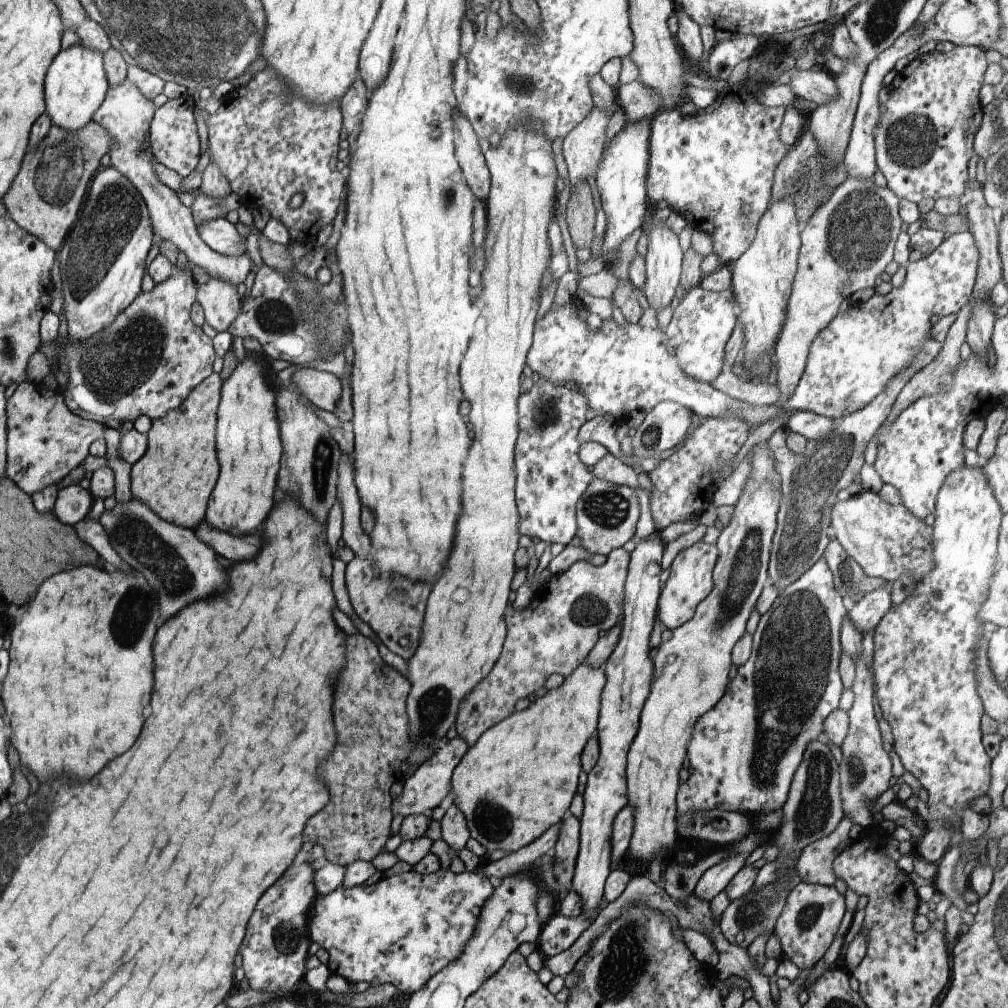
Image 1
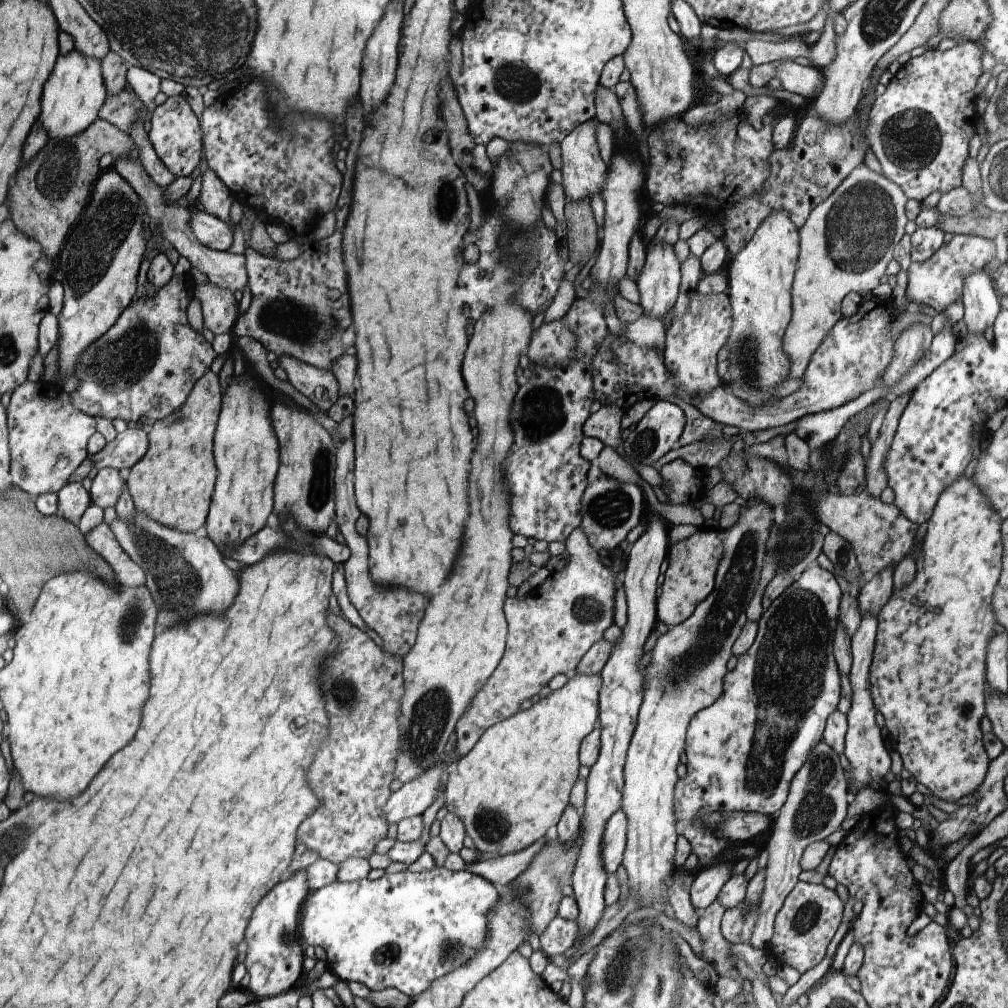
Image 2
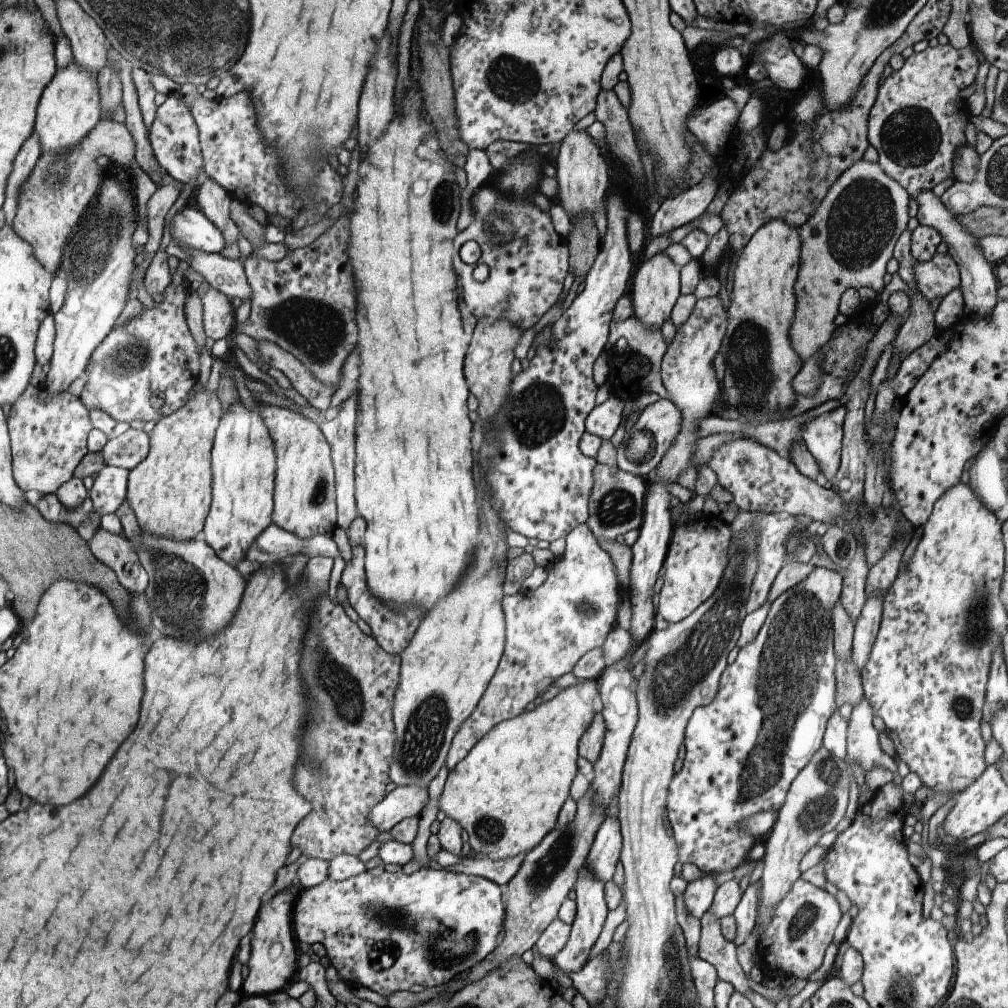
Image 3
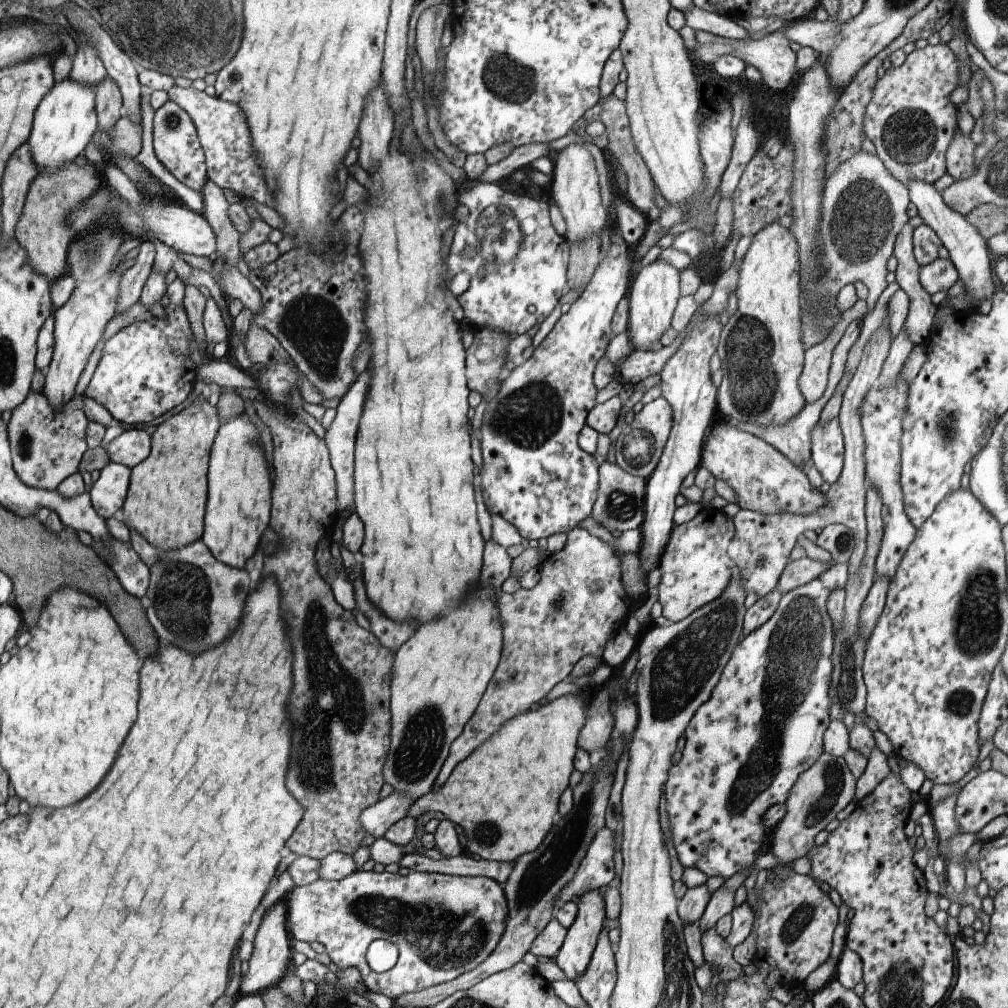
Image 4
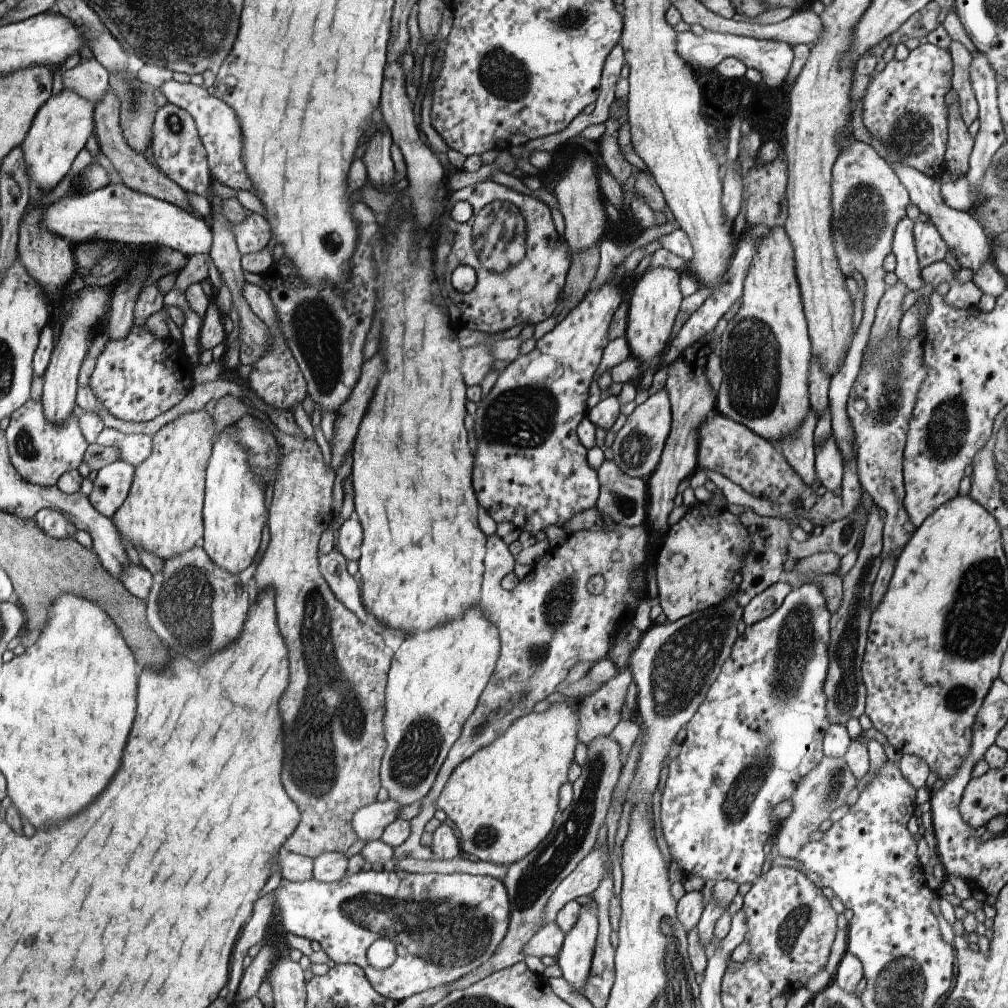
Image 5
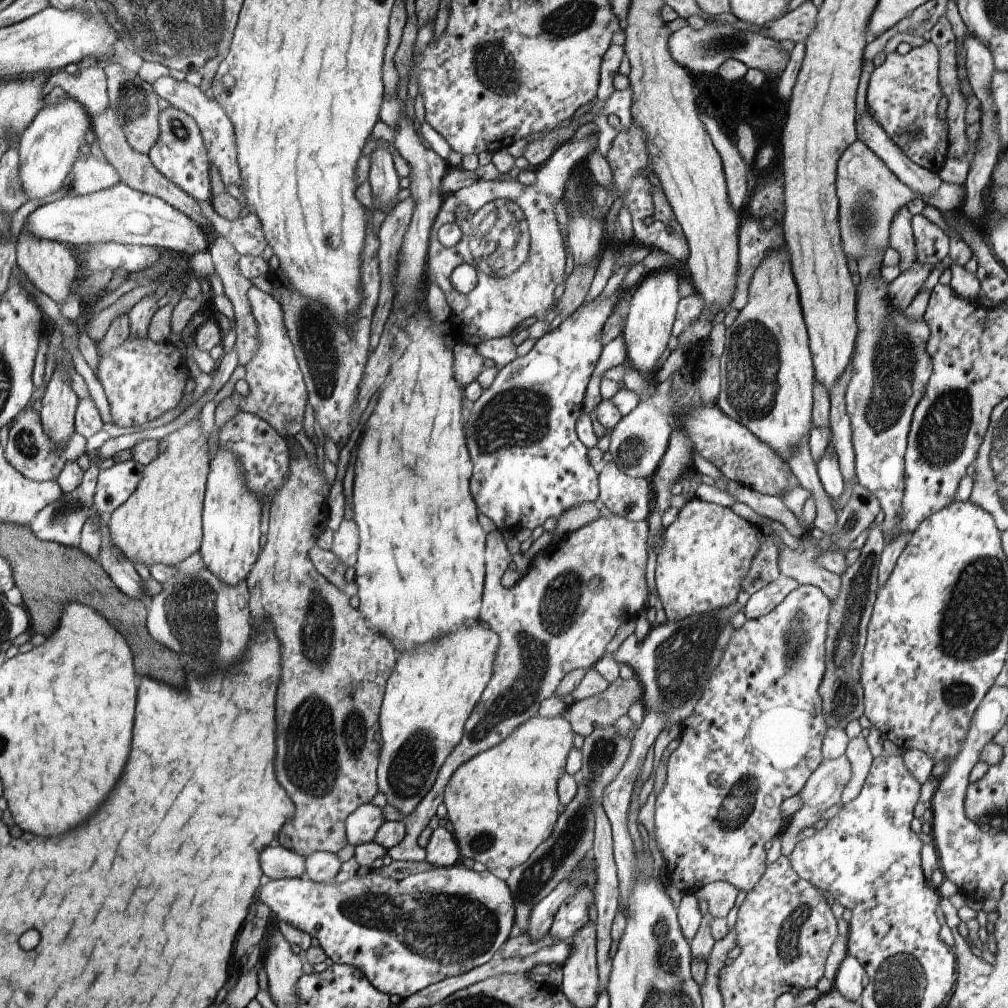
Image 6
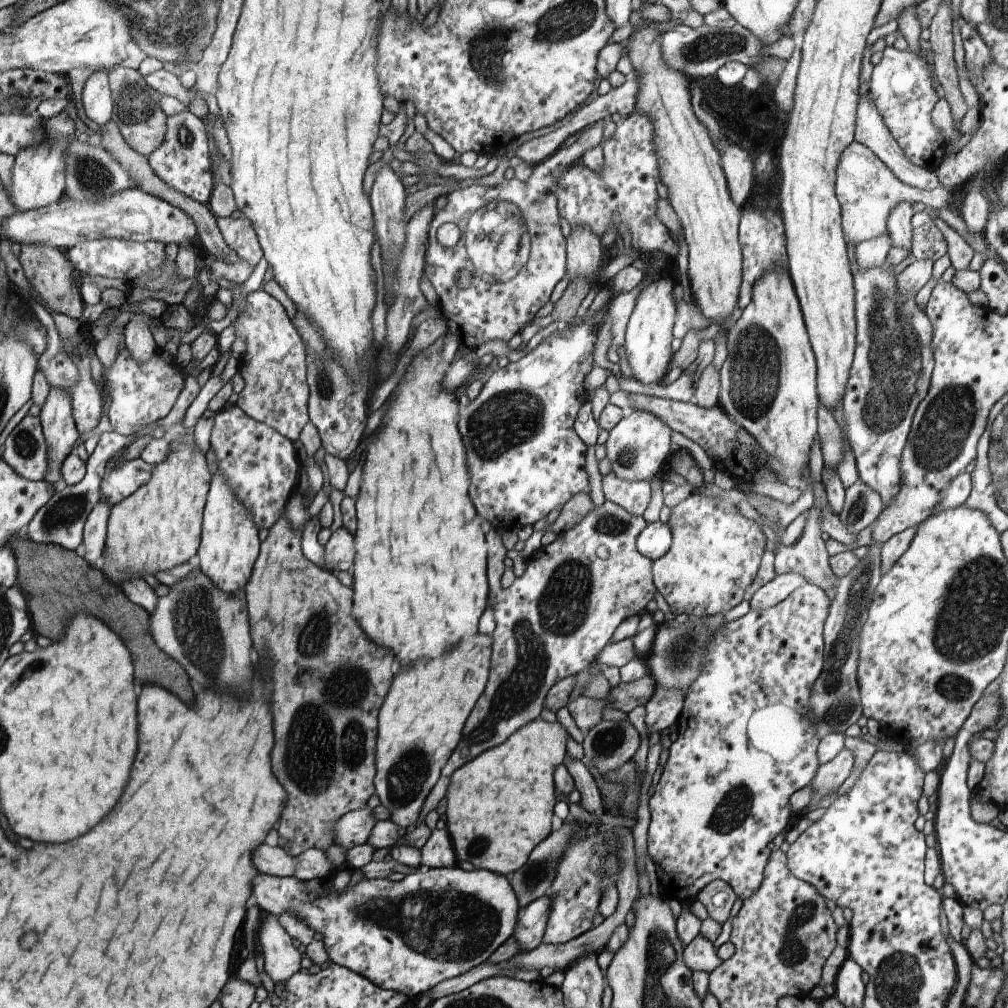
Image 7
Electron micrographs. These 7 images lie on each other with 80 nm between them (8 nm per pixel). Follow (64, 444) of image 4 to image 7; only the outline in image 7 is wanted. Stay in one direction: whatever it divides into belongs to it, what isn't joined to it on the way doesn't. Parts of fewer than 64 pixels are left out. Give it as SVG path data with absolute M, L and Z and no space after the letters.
M24 413L7 433L3 457L22 478L44 481L49 470L48 443L39 415Z

